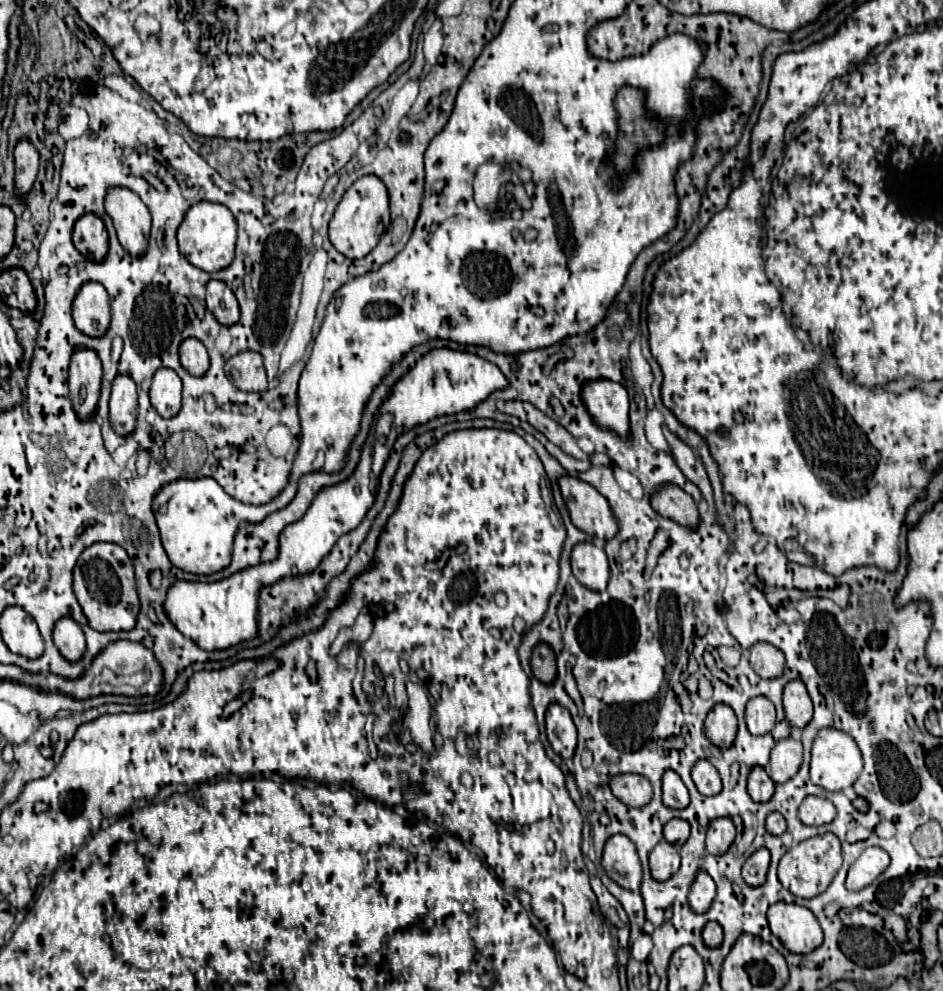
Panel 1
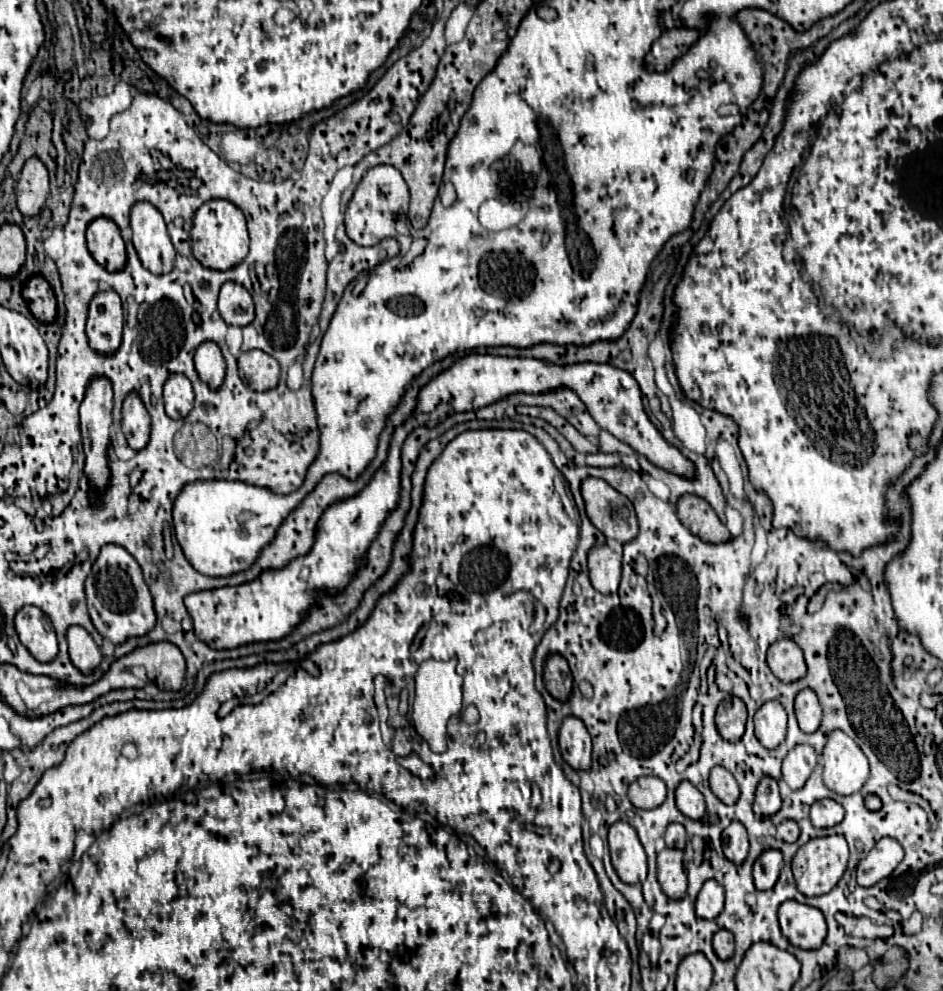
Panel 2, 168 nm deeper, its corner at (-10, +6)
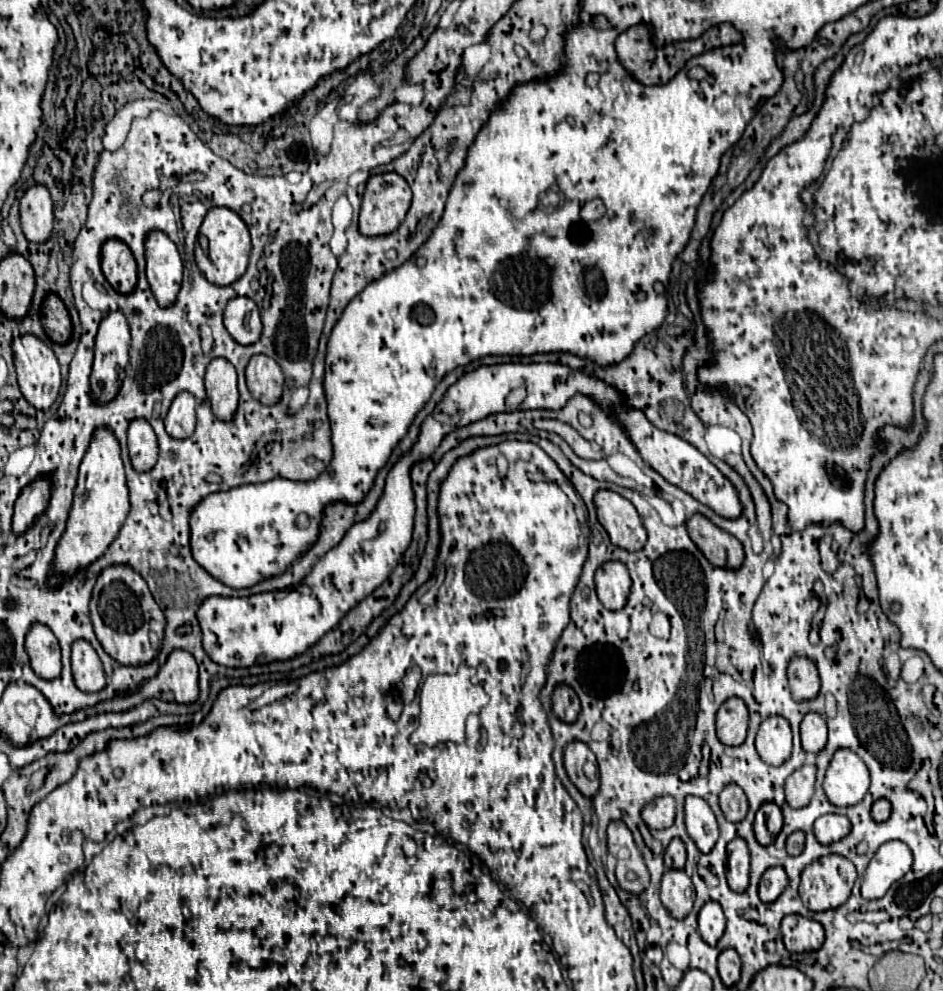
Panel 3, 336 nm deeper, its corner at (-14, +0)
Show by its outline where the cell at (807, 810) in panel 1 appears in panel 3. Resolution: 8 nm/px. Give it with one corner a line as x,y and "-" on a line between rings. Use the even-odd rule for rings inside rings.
824,814
814,822
814,834
818,842
832,844
850,832
850,820
842,814

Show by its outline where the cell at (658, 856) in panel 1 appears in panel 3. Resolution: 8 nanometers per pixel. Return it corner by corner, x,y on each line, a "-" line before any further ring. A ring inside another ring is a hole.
670,868
662,876
660,900
674,918
684,918
694,906
694,886
684,870

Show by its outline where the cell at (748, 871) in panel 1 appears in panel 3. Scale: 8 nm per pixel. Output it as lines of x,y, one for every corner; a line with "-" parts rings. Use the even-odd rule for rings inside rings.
772,866
768,868
762,878
760,878
760,884
758,884
758,892
760,892
760,900
762,902
774,902
782,890
786,888
788,884
788,876
784,872
782,866

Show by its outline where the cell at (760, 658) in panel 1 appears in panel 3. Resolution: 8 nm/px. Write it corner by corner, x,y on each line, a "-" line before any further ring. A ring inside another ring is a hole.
794,656
788,664
788,684
794,700
810,700
820,690
820,678
814,662
806,656

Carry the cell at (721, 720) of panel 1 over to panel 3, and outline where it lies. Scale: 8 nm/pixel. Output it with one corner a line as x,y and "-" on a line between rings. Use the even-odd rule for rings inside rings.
728,698
716,716
716,732
722,744
740,746
746,740
748,708
740,698

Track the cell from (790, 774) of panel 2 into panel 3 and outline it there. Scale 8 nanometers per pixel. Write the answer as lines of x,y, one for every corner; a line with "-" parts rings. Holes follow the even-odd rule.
804,764
802,768
794,770
786,778
786,802
792,808
802,808
810,802
814,794
814,780
816,780
816,766
814,764

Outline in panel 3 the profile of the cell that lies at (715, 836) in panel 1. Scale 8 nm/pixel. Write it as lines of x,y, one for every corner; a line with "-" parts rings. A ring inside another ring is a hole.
734,838
728,846
728,884
732,890
742,892
748,886
750,850
744,838

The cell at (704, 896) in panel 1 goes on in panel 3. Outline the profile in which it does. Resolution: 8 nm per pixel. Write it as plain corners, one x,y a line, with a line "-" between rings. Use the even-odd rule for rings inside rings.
708,900
700,914
698,914
698,930
700,930
700,936
708,942
708,944
716,944
718,938
724,934
724,924
726,924
726,918
724,918
724,910
718,902
714,900

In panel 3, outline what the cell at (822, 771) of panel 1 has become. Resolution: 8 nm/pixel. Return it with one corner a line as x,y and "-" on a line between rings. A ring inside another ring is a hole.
840,748
828,766
824,792
836,806
858,804
870,786
870,772
862,758
850,748

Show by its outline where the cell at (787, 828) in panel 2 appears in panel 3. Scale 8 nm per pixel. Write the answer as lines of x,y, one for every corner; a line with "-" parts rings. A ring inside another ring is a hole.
792,832
790,836
788,836
788,840
786,840
786,852
790,854
790,856
796,856
796,854
800,854
804,850
804,834
802,832

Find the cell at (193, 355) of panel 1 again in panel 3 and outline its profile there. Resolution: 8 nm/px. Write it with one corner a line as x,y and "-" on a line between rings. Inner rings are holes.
214,358
206,368
206,394
220,420
230,420
238,406
236,370
226,358

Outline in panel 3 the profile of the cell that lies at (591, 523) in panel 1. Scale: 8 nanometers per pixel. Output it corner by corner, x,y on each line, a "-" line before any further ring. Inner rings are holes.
598,490
594,504
598,522
604,526
614,546
636,552
646,544
646,530
632,502
612,490

